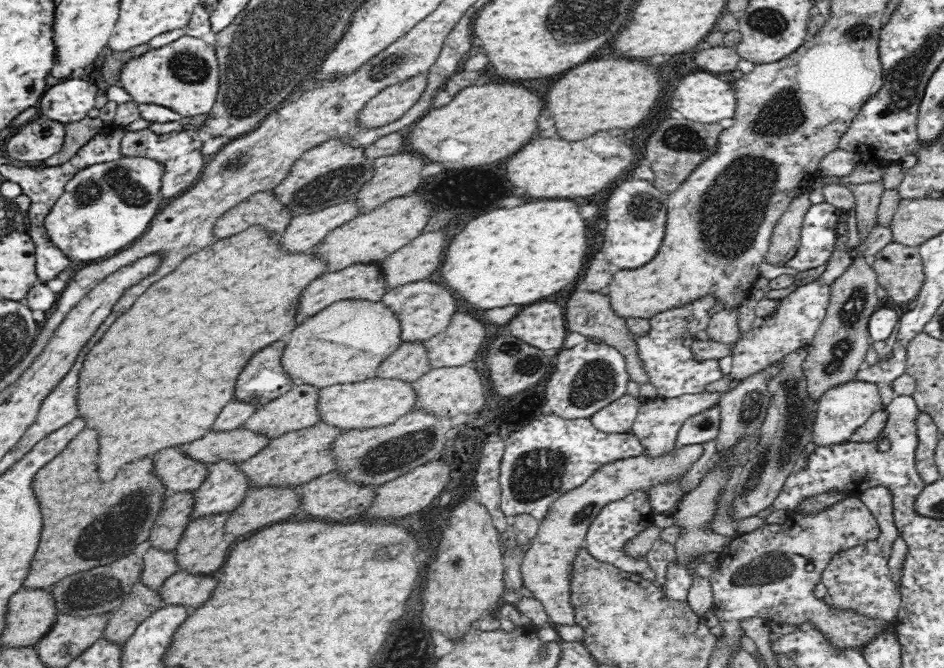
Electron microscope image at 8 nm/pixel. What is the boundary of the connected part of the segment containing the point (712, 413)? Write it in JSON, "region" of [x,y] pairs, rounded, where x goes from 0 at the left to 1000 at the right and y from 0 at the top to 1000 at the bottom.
{"region":[[[762,600],[730,623],[718,650],[718,666],[760,660],[765,647],[765,606]]]}

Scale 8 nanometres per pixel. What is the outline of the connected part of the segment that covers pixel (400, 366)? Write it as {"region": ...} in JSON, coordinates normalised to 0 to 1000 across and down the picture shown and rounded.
{"region":[[[449,510],[426,512],[417,528],[399,554],[399,563],[406,566],[425,566],[441,572],[445,563],[458,552],[454,524]]]}

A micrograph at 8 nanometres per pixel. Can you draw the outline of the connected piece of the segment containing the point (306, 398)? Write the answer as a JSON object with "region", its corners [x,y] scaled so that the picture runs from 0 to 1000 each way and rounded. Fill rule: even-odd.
{"region":[[[316,575],[273,612],[261,639],[290,656],[311,642],[326,641],[341,630],[339,584],[335,575]]]}

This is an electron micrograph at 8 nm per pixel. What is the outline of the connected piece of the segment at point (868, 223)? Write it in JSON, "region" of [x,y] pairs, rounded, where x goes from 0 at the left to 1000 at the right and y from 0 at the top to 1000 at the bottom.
{"region":[[[934,269],[928,272],[915,272],[913,275],[895,275],[903,289],[907,290],[907,329],[911,356],[926,338],[928,338],[928,317],[935,311],[935,287],[938,287]]]}

